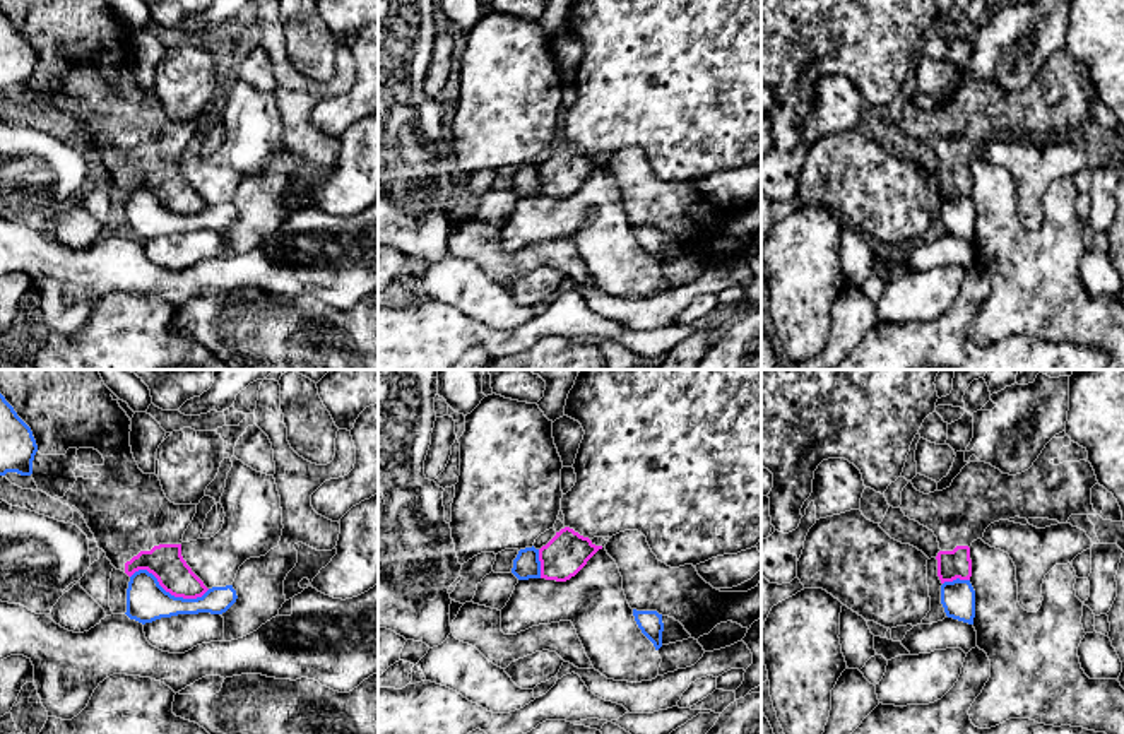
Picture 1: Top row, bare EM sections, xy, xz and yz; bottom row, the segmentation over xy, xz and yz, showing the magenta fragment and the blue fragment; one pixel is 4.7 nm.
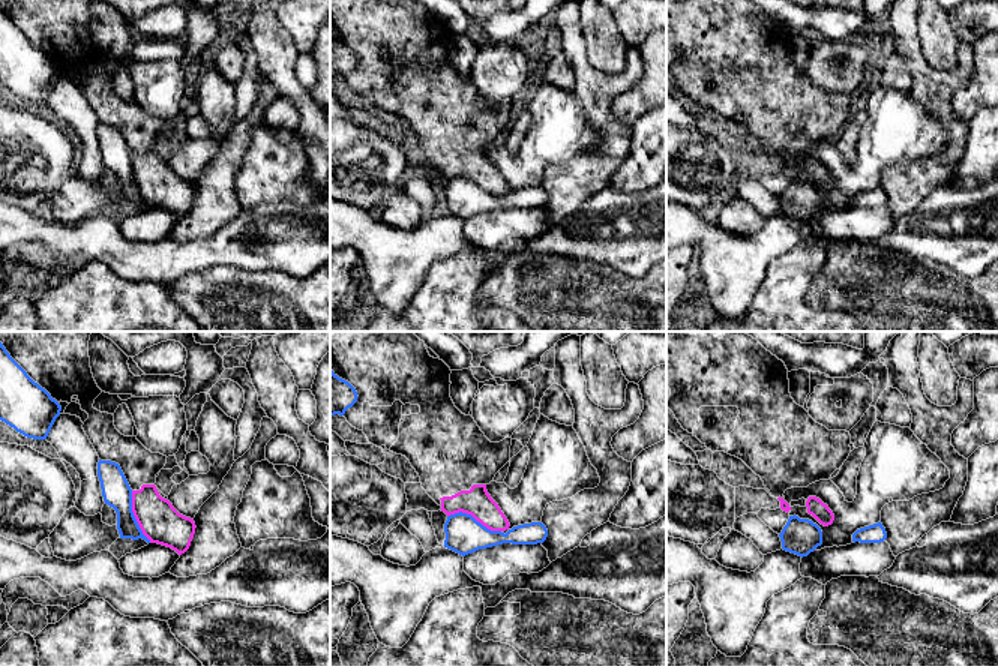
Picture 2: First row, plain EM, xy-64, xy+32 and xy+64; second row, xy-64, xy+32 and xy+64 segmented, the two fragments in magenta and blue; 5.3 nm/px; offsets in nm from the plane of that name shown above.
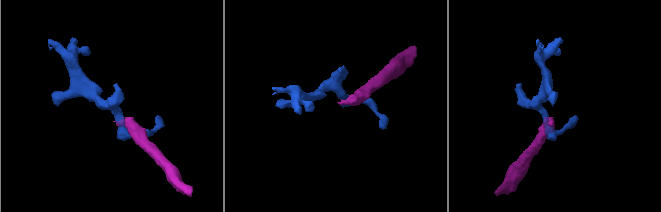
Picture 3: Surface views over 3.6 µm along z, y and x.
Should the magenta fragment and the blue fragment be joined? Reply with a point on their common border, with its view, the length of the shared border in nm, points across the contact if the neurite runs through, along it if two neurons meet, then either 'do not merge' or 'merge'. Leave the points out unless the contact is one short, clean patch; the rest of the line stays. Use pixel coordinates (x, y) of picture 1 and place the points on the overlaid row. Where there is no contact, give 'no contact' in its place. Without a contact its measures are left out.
meets magenta in xy at (170, 592); contact 380 nm long; do not merge

